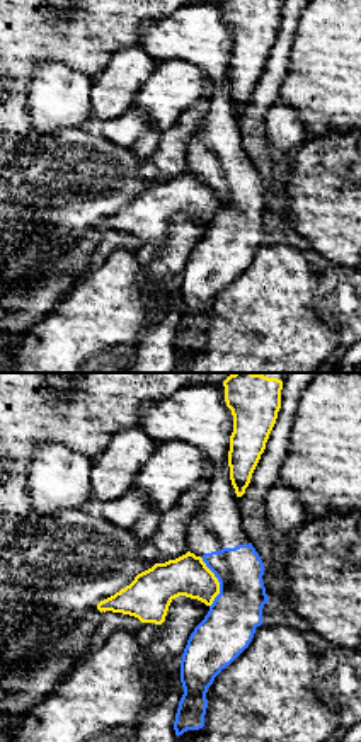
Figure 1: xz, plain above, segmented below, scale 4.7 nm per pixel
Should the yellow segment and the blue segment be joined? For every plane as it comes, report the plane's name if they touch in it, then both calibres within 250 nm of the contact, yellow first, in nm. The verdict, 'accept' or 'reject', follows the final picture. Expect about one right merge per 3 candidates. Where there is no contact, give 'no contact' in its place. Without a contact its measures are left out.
contact in xz; calibres 190 and 240 nm

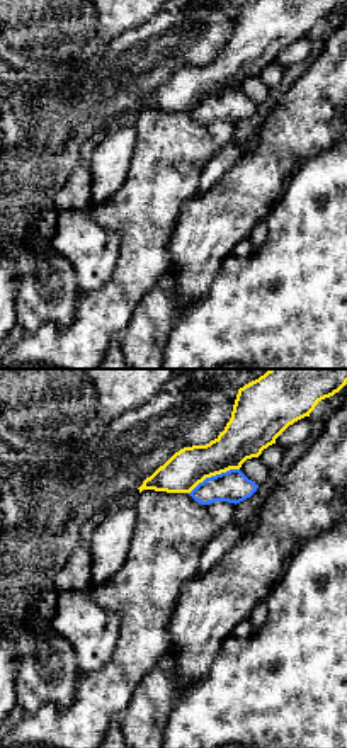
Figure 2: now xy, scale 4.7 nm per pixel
contact in xy; calibres 220 and 160 nm

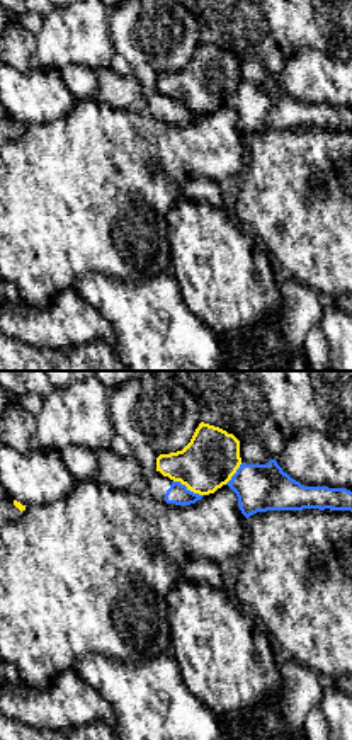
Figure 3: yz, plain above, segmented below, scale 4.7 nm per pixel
contact in yz; calibres 260 and 100 nm

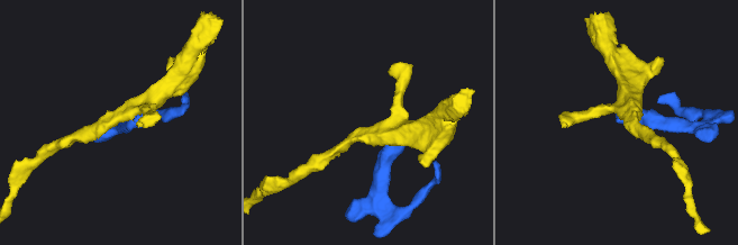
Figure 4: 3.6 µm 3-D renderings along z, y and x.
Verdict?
reject

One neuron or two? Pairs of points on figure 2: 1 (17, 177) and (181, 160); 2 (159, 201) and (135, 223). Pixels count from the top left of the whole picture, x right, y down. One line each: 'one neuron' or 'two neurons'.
1: two neurons
2: one neuron

